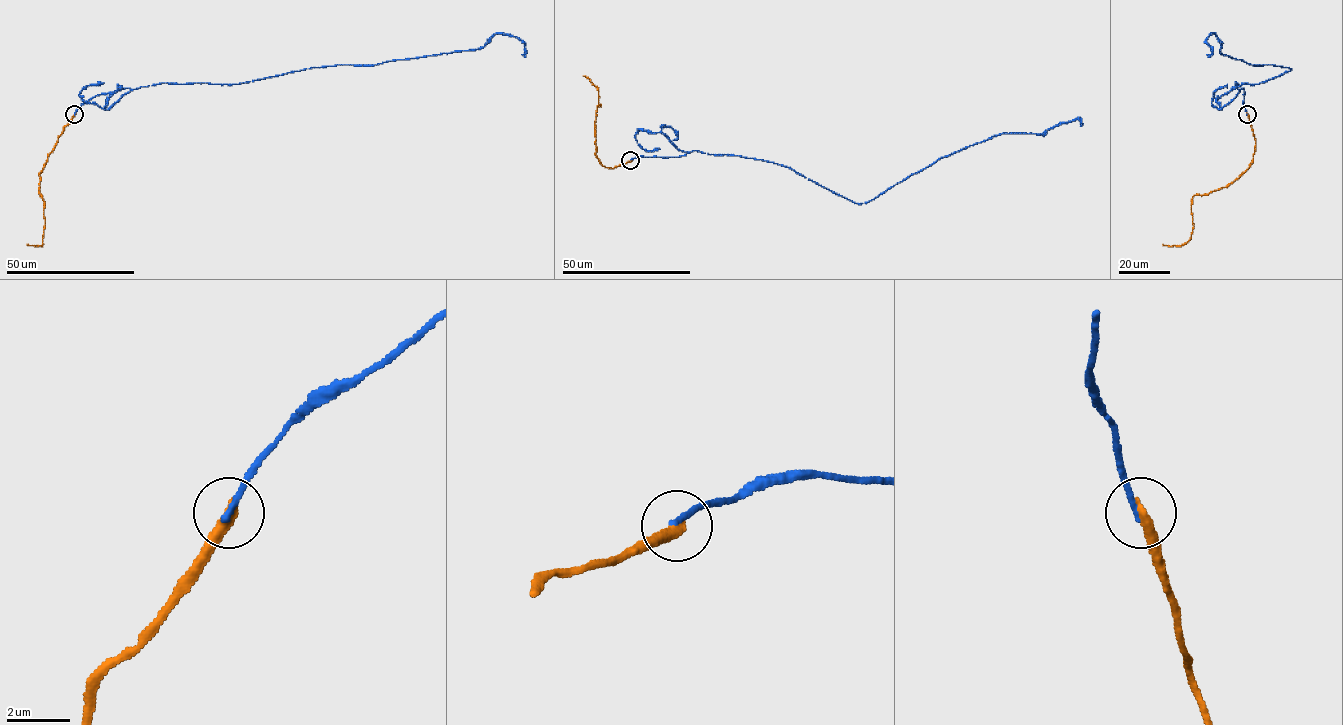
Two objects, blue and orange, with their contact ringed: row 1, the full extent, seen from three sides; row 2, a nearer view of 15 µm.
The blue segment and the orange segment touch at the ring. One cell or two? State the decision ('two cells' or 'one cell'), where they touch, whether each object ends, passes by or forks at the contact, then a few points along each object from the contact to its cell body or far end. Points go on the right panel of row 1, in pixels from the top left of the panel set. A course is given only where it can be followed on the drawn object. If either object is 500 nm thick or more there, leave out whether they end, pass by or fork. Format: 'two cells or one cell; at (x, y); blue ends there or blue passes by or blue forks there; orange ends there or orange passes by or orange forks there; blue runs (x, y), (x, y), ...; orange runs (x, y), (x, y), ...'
two cells; at (1247, 114); blue ends there; orange ends there; blue runs (1247, 114), (1244, 89), (1238, 87), (1290, 69), (1223, 55), (1213, 33), (1206, 43), (1211, 53), (1206, 54); orange runs (1247, 114), (1255, 140), (1251, 165), (1226, 187), (1195, 194), (1191, 205), (1191, 238), (1181, 245), (1162, 245)

